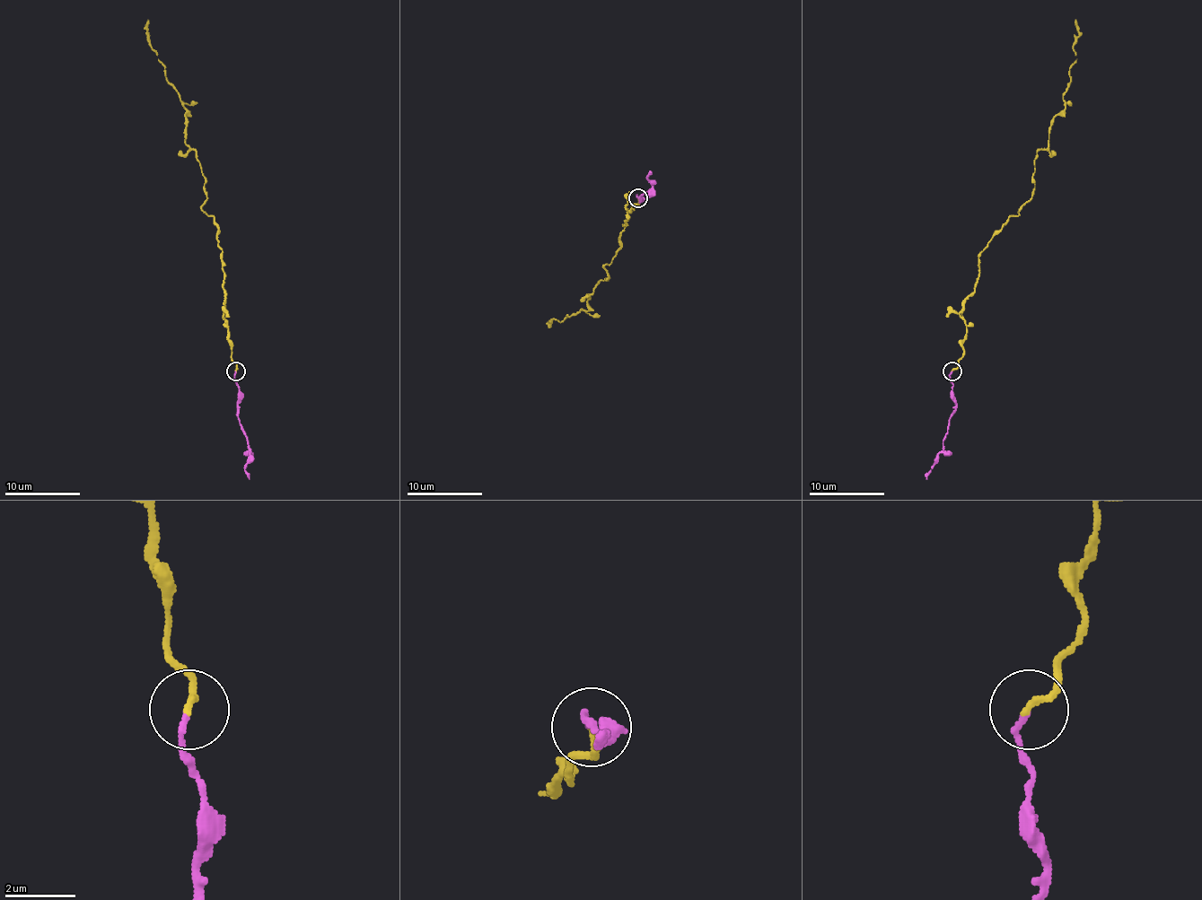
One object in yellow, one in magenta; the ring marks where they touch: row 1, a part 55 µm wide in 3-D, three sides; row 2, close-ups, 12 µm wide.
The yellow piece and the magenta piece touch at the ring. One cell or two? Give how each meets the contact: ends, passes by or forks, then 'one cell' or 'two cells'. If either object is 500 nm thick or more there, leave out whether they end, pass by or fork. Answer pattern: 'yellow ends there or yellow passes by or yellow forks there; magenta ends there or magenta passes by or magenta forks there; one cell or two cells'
yellow ends there; magenta ends there; one cell

